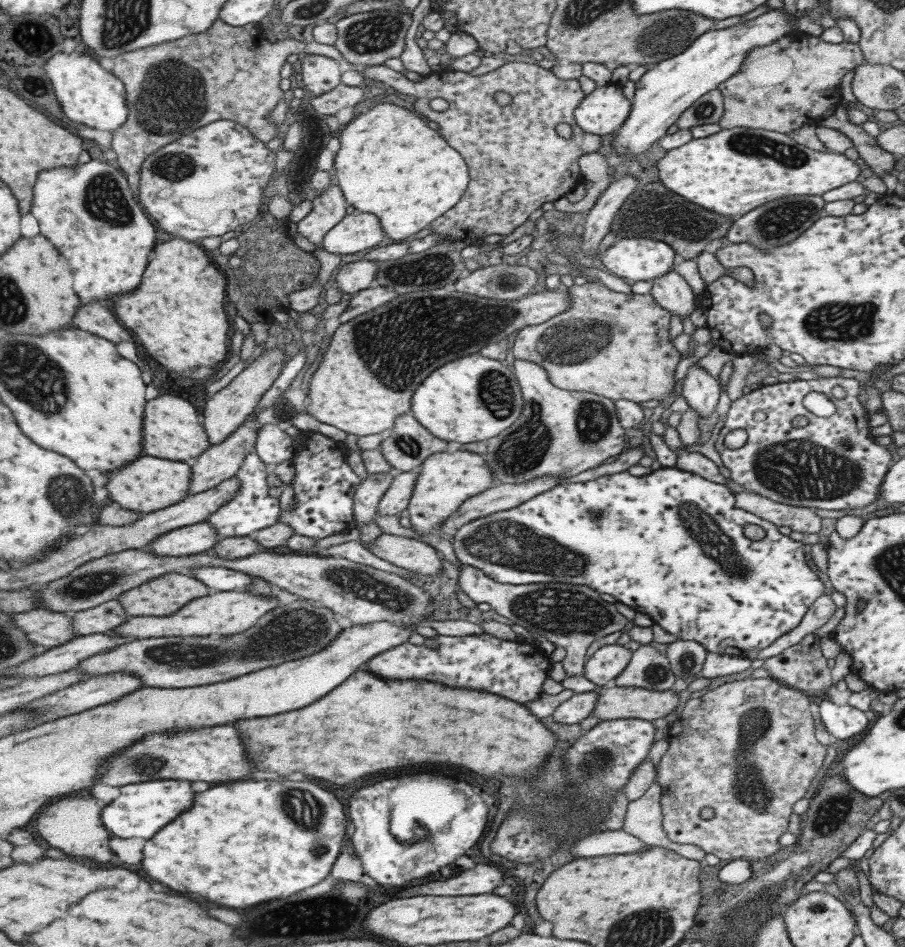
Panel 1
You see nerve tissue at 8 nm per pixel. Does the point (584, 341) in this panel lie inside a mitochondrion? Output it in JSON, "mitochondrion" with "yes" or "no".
{"mitochondrion":"yes"}

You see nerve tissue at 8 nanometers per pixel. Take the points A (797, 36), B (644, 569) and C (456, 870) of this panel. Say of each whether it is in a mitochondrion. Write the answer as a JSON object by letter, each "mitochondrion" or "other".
{"A":"other","B":"other","C":"other"}

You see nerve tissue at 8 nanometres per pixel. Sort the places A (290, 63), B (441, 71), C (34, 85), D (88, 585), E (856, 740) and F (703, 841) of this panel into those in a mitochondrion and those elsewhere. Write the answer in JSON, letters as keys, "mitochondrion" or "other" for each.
{"A":"other","B":"other","C":"other","D":"mitochondrion","E":"other","F":"other"}

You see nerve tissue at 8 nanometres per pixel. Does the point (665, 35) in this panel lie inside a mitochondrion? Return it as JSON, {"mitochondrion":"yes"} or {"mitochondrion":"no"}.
{"mitochondrion":"yes"}

